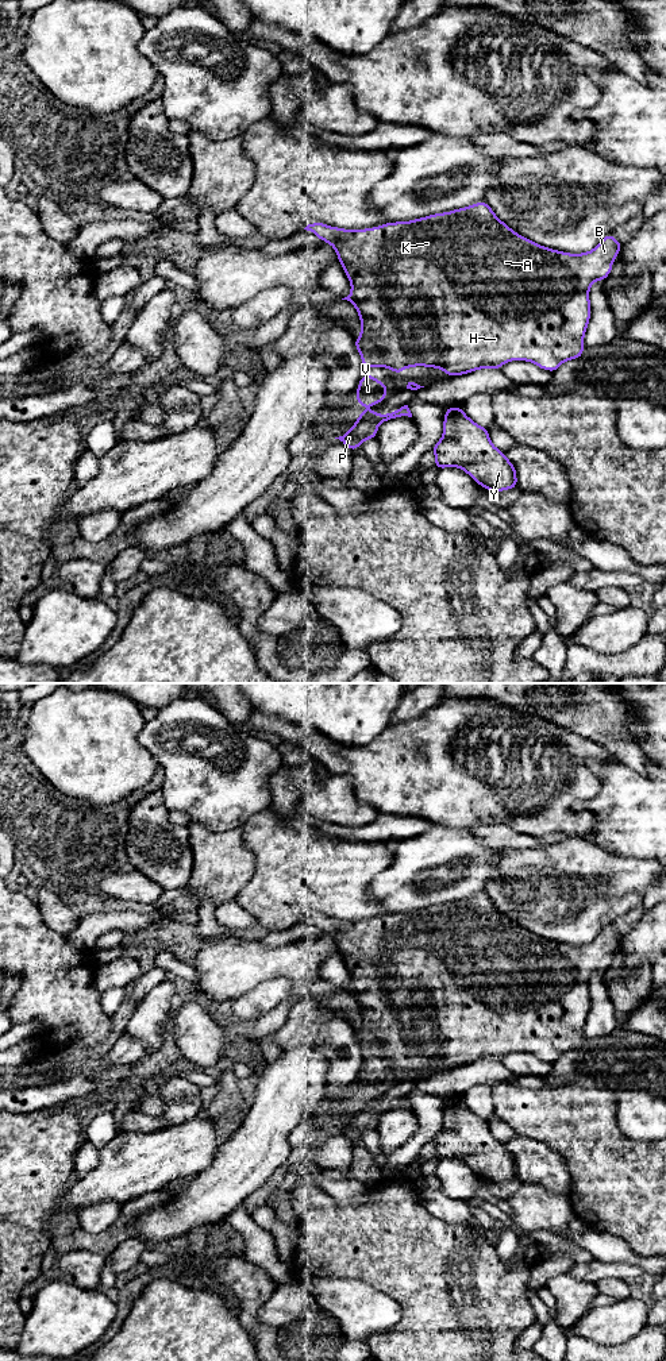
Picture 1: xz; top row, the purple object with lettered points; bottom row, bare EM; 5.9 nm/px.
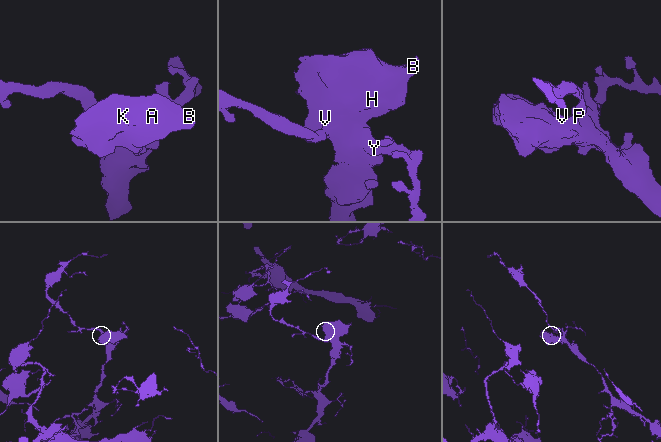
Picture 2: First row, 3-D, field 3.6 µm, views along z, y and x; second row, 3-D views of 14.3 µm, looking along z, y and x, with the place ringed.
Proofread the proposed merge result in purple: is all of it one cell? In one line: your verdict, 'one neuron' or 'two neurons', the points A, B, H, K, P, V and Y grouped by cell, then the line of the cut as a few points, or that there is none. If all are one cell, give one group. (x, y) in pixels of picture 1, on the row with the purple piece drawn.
one neuron | A B H K P V Y | no cut

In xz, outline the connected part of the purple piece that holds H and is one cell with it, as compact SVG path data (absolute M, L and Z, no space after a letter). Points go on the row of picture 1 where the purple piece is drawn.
M484 201L411 221L385 223L365 230L343 230L339 227L330 227L320 221L311 223L304 230L313 232L320 240L330 243L335 248L338 262L342 263L350 279L351 293L342 300L350 301L357 308L358 317L361 319L361 336L354 340L354 344L361 354L363 369L388 367L393 373L401 374L407 367L426 366L442 369L449 377L473 373L485 367L500 370L504 363L511 361L532 362L542 370L555 373L563 362L581 358L584 355L584 336L590 320L590 285L596 281L604 281L611 274L613 259L619 255L623 246L609 234L588 252L569 254L553 250L511 230L494 215L489 204Z

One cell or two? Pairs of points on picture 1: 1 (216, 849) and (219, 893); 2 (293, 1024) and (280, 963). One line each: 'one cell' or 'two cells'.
1: one cell
2: two cells

